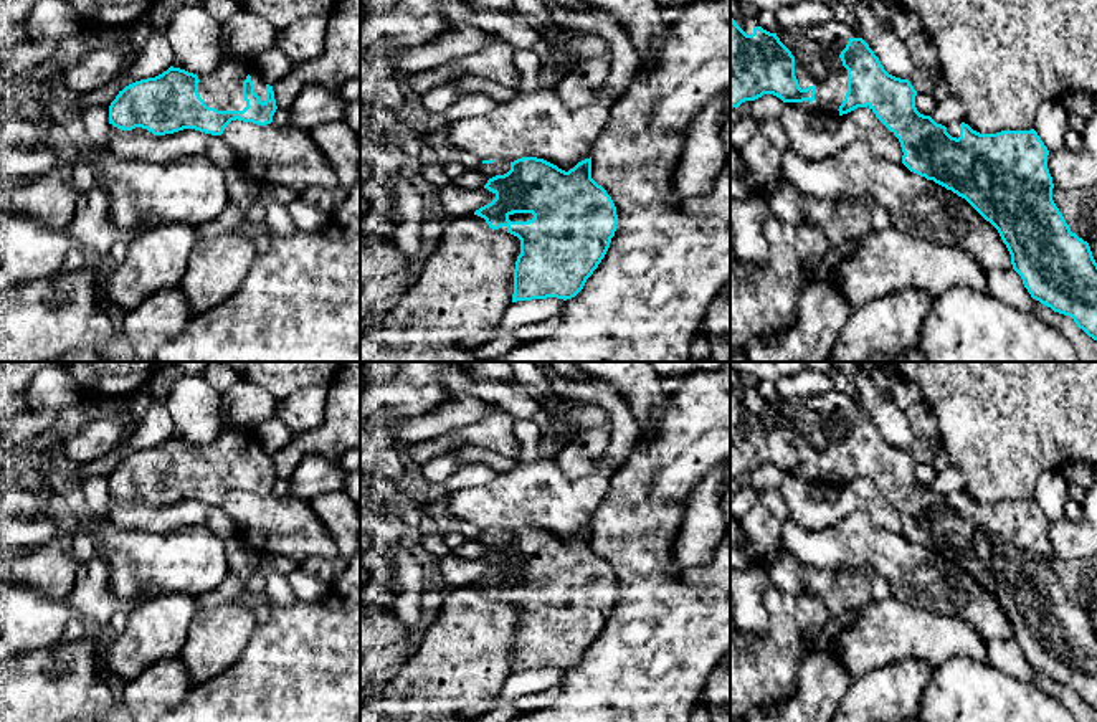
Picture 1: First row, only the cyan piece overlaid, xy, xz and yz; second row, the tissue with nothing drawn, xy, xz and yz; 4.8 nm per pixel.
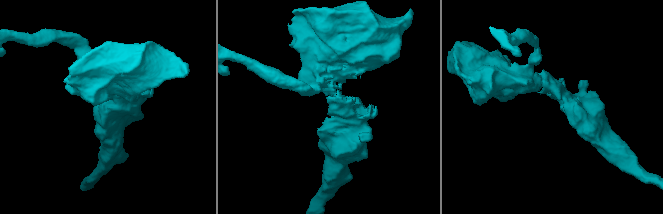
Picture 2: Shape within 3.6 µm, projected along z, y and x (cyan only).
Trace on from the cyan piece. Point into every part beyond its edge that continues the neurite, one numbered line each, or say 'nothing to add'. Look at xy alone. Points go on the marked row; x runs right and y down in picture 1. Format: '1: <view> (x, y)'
1: xy (222, 88)

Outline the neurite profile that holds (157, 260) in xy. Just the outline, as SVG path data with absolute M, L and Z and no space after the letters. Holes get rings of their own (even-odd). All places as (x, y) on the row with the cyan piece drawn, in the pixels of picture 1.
M187 223L147 230L129 243L126 259L102 283L102 297L126 312L152 294L178 286L197 243L195 226Z

